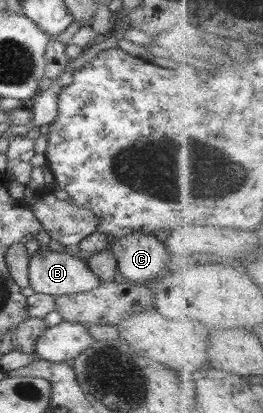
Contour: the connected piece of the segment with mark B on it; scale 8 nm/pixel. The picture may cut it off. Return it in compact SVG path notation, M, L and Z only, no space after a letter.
M41 248L30 257L28 277L36 293L55 299L61 295L87 293L102 282L91 272L85 259L49 248Z

